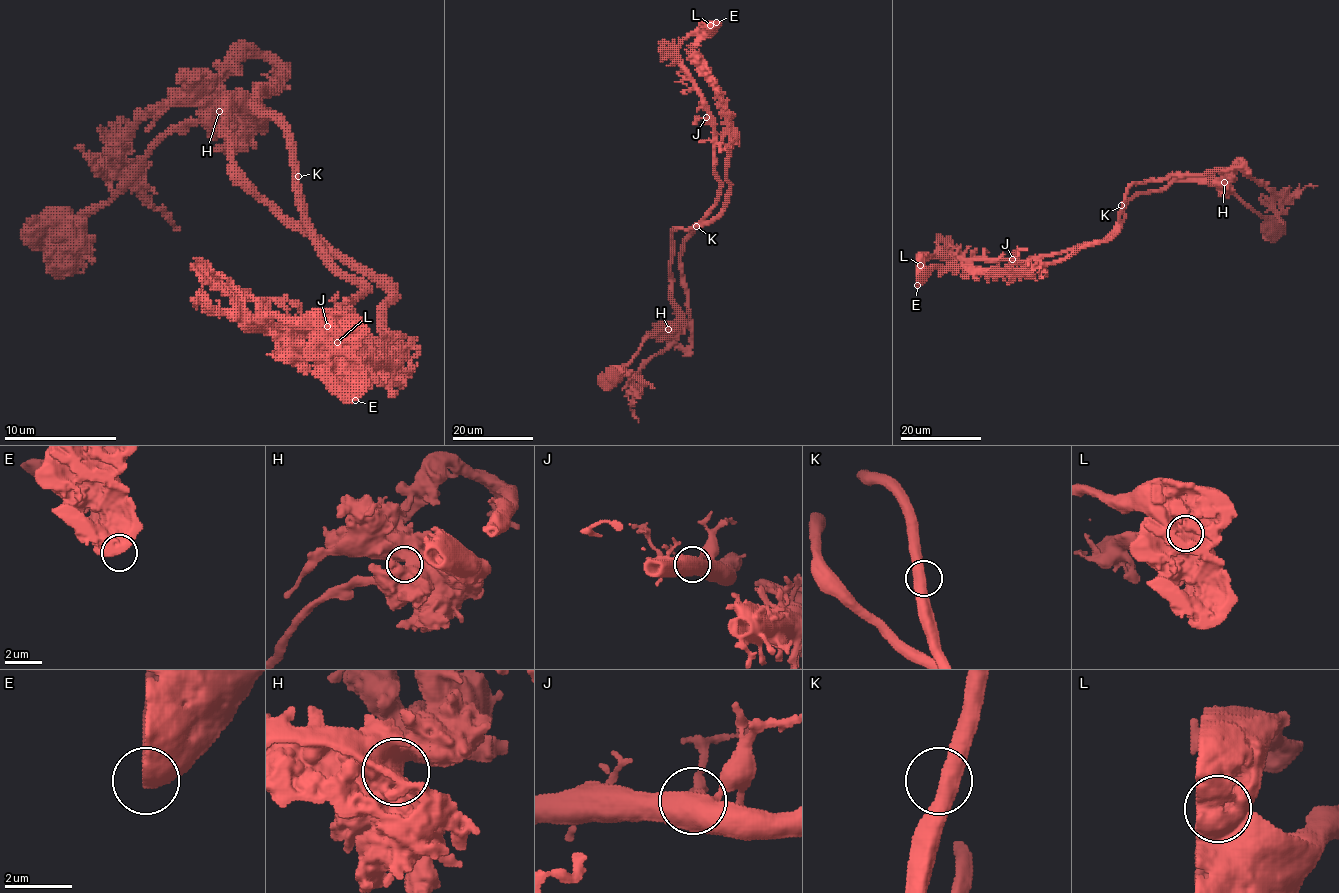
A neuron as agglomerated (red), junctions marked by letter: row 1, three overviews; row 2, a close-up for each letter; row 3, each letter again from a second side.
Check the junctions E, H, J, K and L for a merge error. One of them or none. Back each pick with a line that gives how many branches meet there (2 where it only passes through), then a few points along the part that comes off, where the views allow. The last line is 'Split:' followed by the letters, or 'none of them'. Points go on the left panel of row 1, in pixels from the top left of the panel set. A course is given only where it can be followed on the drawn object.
L: 1 | (338, 343), (250, 323), (341, 332), (363, 295), (256, 106), (281, 66), (242, 52), (109, 142), (137, 120)
Split: L

